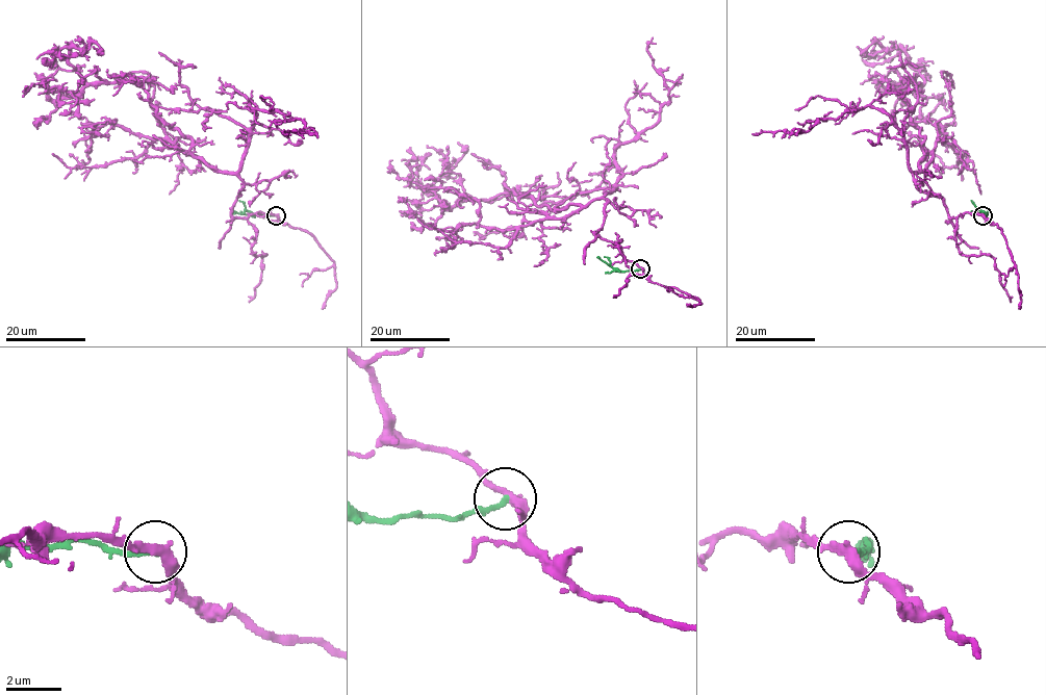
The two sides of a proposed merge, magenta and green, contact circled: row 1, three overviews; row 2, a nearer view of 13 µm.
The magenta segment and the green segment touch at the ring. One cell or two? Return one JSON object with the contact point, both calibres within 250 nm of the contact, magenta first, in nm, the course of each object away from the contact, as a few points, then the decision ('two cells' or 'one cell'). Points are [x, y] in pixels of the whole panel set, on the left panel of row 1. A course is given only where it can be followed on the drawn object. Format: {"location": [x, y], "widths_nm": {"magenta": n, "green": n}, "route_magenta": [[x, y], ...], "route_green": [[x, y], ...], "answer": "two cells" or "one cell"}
{"location": [276, 215], "widths_nm": {"magenta": 340, "green": 190}, "route_magenta": [[276, 215], [231, 214], [240, 180], [193, 154], [141, 86], [87, 82], [67, 48], [36, 58]], "route_green": [[276, 215], [248, 211], [232, 213]], "answer": "two cells"}

